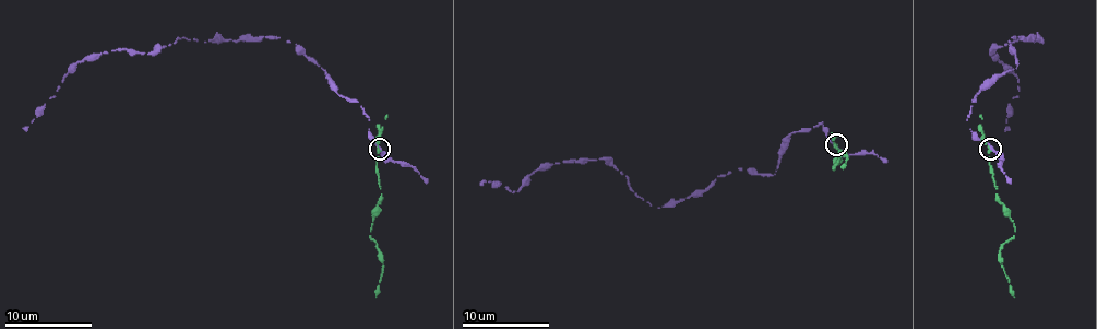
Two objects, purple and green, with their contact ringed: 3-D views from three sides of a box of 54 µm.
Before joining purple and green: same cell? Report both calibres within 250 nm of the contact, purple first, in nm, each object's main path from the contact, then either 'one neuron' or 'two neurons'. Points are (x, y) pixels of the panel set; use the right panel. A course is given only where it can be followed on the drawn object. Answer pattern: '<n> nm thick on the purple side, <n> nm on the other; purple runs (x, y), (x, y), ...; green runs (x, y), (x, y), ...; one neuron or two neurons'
240 nm thick on the purple side, 190 nm on the other; purple runs (991, 149), (966, 120), (972, 101), (1017, 66), (1010, 40), (1040, 40), (990, 49), (1017, 77), (1009, 127); green runs (989, 149), (996, 197), (1014, 223), (1014, 236), (1001, 247), (1000, 262), (1014, 296); two neurons

